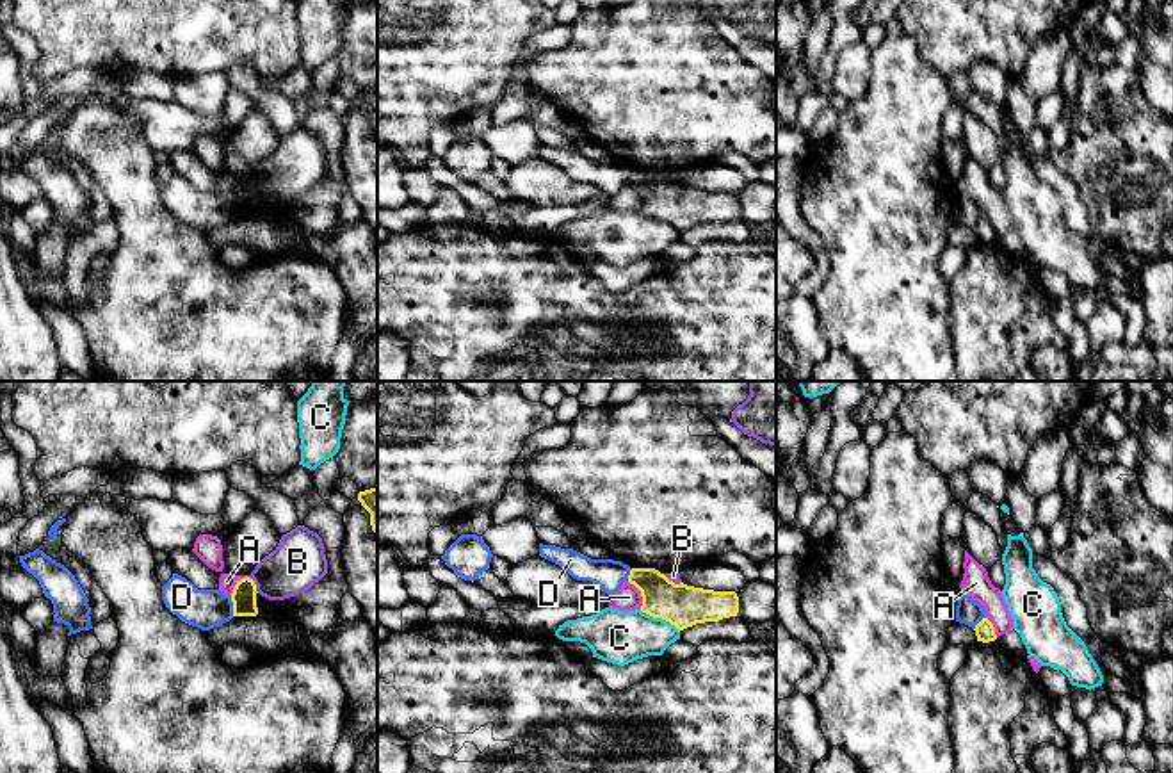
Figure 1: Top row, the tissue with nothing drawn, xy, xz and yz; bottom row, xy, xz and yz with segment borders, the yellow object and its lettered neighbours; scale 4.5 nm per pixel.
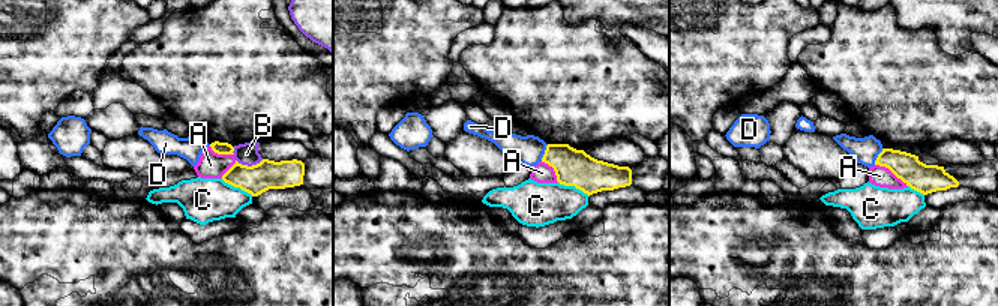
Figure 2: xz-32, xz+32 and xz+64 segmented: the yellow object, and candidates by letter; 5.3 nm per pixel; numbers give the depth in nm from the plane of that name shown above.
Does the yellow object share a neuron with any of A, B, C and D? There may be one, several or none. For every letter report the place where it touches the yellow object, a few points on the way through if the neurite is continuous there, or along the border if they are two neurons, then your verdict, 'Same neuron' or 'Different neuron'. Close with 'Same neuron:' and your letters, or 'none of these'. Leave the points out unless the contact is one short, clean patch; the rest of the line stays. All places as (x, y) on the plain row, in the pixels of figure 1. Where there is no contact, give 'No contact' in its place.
A: Touches yellow at xz (641, 195). Different neuron
B: Touches yellow at xy (255, 186). Different neuron
C: Touches yellow at xz (659, 218). Different neuron
D: Touches yellow at xy (234, 207). Boundary: xy (230, 198), (234, 216). Different neuron
Same neuron: none of these

